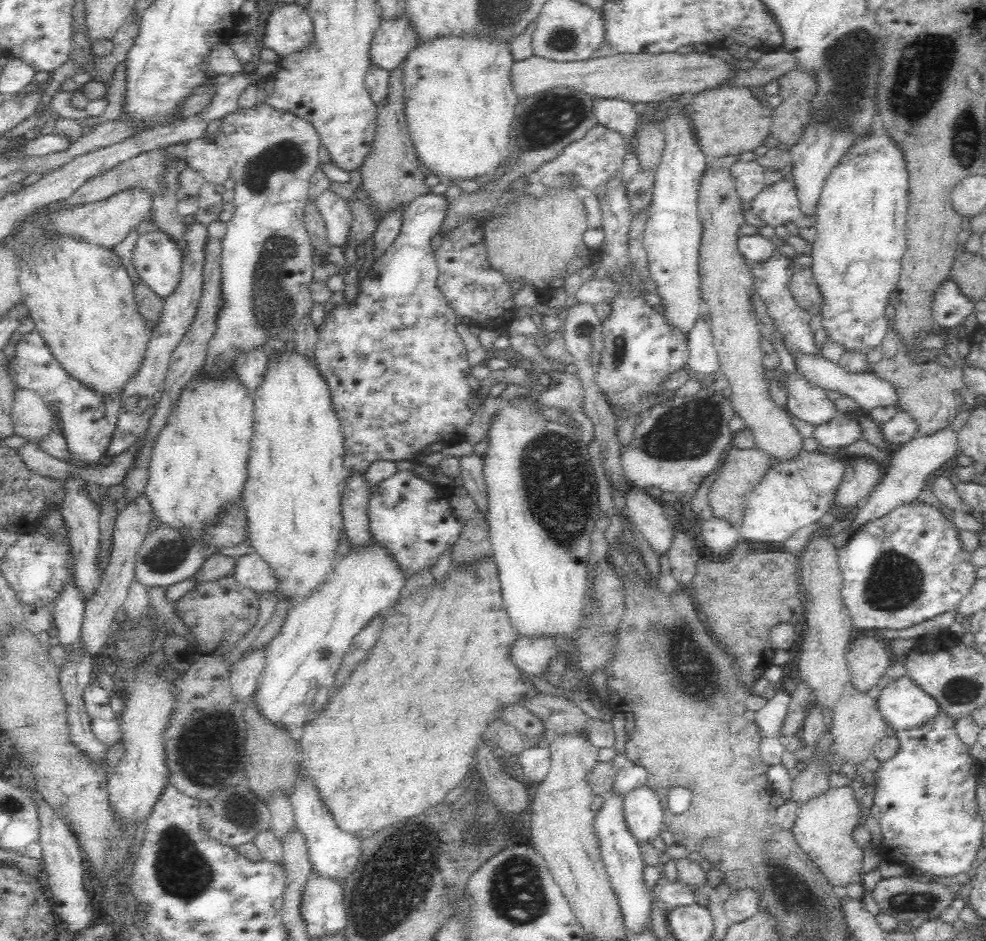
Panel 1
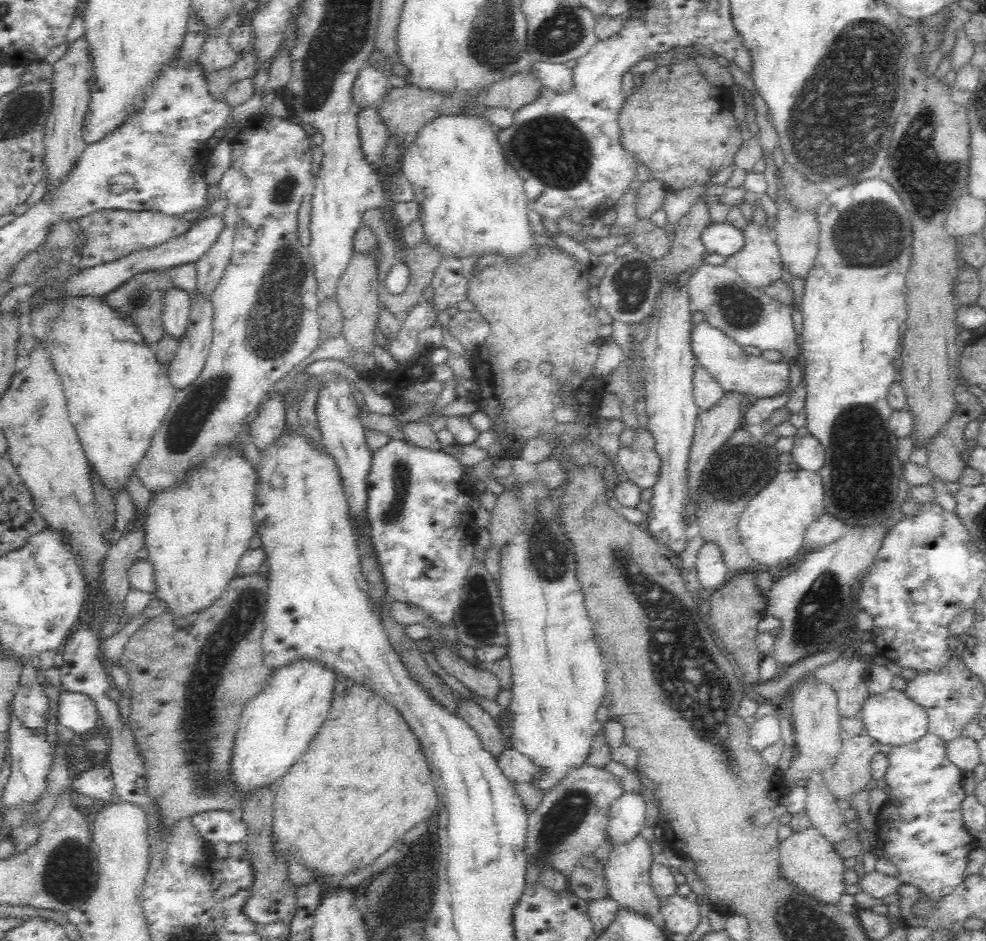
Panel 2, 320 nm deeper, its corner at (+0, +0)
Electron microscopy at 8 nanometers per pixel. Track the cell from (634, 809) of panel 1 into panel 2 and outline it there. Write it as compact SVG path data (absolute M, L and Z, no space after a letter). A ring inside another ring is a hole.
M638 835L628 842L613 844L613 846L605 867L605 875L609 883L612 900L618 903L618 906L644 911L644 913L656 916L660 920L659 902L661 898L652 891L649 873L654 862L650 842Z

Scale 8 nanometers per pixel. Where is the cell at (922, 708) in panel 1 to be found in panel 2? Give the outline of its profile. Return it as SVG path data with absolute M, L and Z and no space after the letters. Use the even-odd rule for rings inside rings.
M890 689L872 695L863 704L859 715L870 736L883 745L898 746L924 736L928 728L928 713L922 705L910 698L903 689Z

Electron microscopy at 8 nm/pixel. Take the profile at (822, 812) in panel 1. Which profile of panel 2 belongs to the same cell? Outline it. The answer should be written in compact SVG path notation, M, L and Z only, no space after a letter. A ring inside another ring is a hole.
M814 826L806 830L793 831L786 840L781 842L781 870L787 878L797 884L801 890L813 894L821 902L839 904L840 897L846 893L844 882L844 858L835 850L835 844Z

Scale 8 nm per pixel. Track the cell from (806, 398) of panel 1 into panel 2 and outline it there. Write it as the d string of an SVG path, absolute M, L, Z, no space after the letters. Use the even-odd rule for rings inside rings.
M708 321L694 326L692 330L692 349L694 350L697 363L702 364L728 392L737 392L747 397L771 398L790 394L789 362L769 362L760 356L744 354L744 348L730 339L720 329L713 327Z

